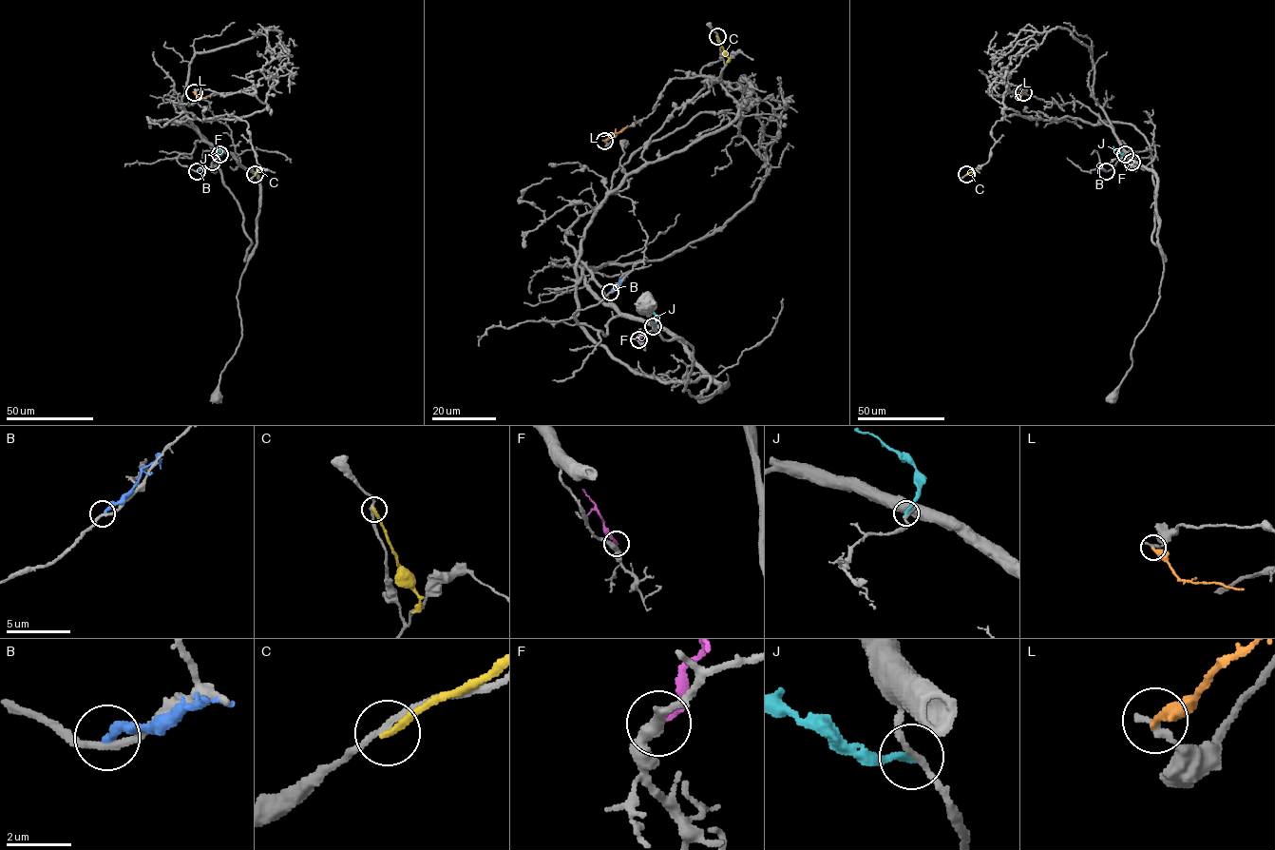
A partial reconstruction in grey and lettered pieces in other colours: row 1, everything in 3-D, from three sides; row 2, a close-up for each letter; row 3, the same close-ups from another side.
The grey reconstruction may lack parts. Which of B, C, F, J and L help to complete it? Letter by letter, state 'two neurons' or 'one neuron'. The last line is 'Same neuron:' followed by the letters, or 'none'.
B: two neurons
C: two neurons
F: two neurons
J: two neurons
L: two neurons
Same neuron: none

